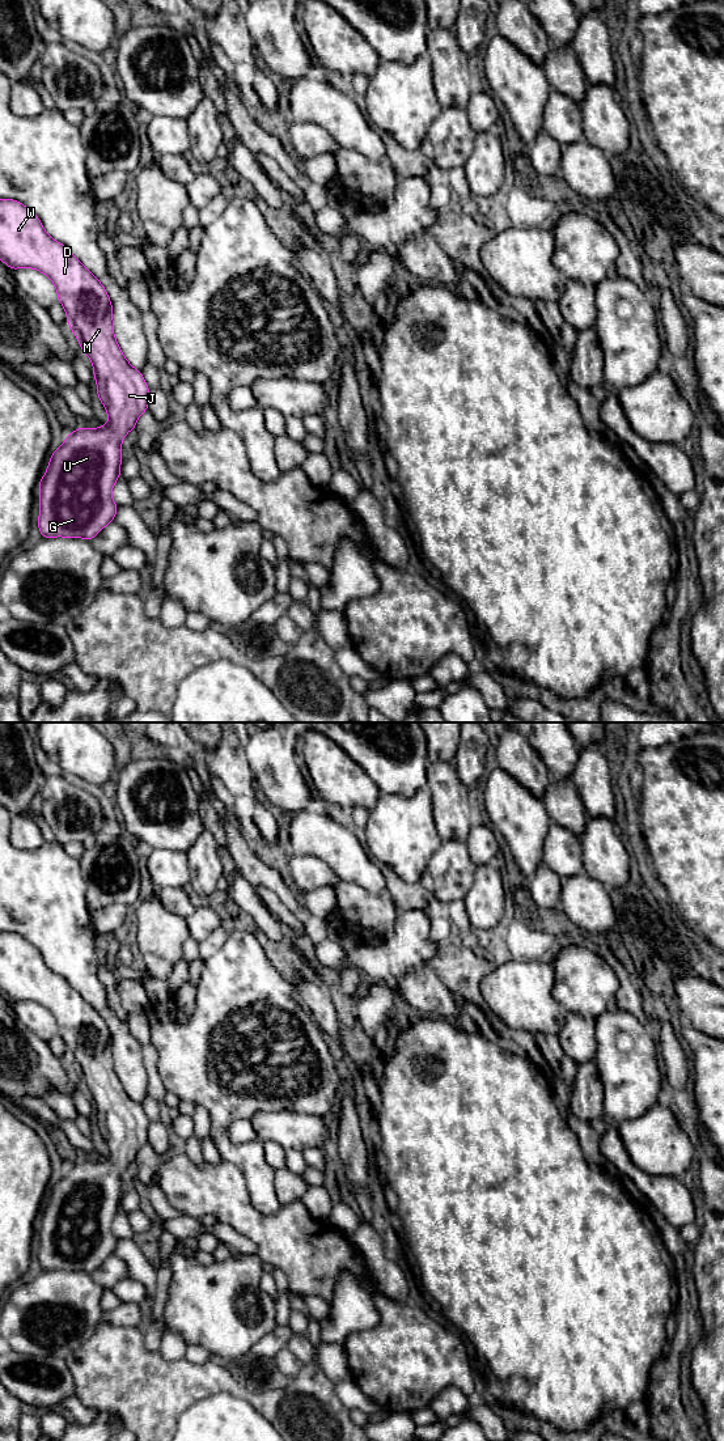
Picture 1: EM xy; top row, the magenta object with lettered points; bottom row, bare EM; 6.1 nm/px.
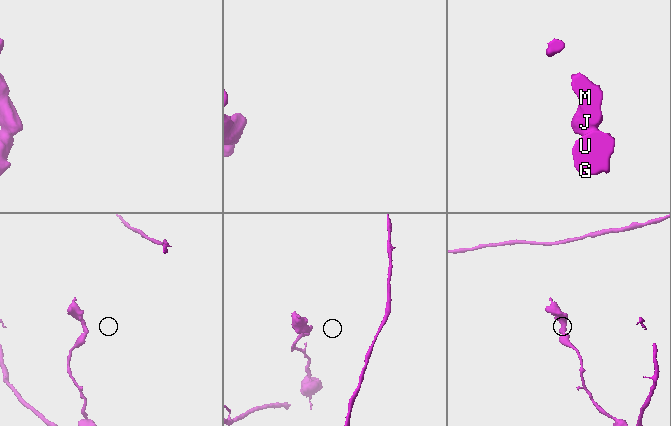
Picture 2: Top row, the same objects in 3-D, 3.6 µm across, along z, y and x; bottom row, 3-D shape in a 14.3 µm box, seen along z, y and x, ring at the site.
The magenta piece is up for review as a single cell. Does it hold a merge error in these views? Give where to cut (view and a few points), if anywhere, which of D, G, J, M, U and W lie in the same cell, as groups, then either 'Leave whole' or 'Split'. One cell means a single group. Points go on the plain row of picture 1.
No split. Groups: D G J M U W. Leave whole

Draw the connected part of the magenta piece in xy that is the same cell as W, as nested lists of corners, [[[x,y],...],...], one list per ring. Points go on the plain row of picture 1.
[[[0,932],[0,993],[12,1003],[34,1001],[51,1012],[68,1059],[93,1098],[98,1132],[106,1141],[109,1154],[94,1162],[77,1161],[52,1186],[39,1213],[38,1250],[43,1271],[92,1273],[117,1247],[118,1238],[111,1232],[111,1224],[120,1209],[122,1174],[136,1161],[137,1150],[148,1144],[149,1119],[141,1103],[127,1094],[114,1069],[113,1038],[101,1014],[63,976],[47,967],[30,941],[13,932]]]

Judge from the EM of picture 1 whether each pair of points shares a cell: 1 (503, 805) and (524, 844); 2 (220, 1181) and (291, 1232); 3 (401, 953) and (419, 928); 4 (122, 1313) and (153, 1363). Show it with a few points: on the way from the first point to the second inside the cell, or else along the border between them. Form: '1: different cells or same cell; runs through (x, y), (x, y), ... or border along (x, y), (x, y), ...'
1: same cell; runs through (512, 814), (524, 826), (524, 835)
2: same cell; runs through (233, 1200), (263, 1230), (271, 1232)
3: same cell; runs through (407, 946), (411, 942), (413, 935)
4: different cells; border along (101, 1321), (113, 1325), (136, 1326)

